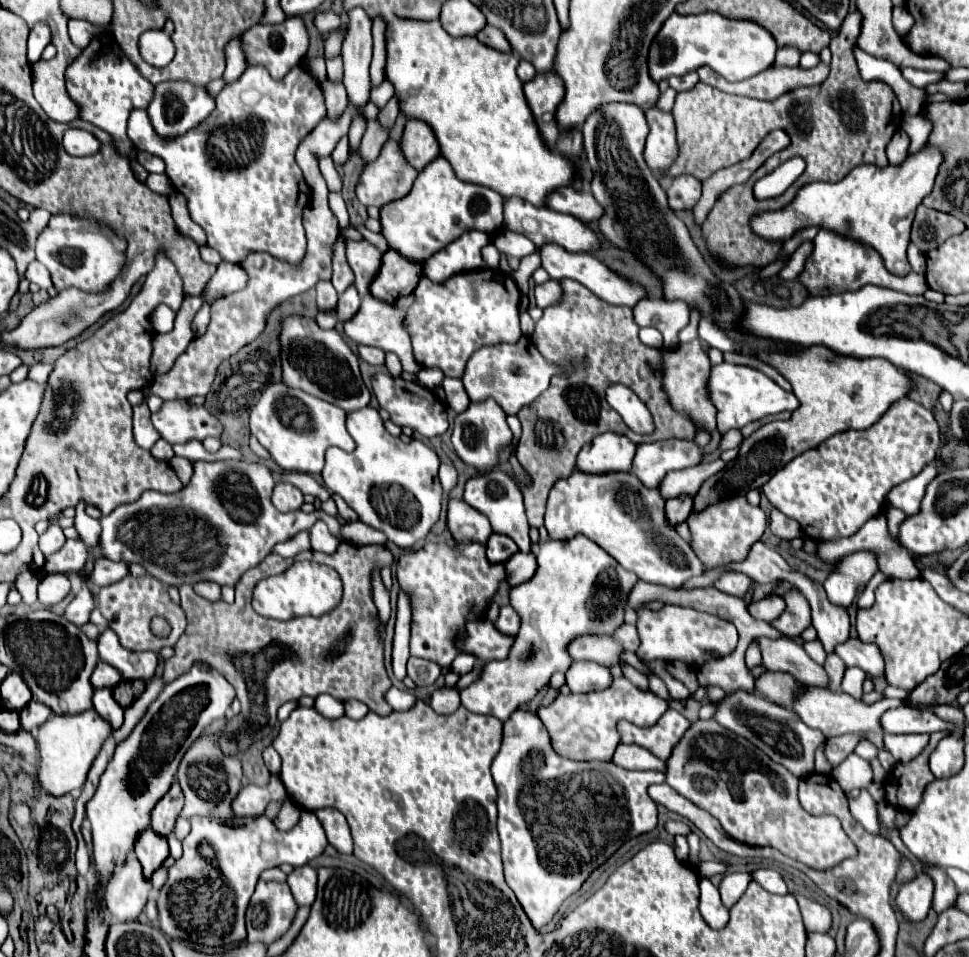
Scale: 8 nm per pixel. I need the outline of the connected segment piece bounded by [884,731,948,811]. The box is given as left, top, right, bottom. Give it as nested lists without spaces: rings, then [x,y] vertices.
[[[944,731],[932,733],[930,743],[916,759],[894,765],[884,786],[888,803],[906,811],[916,809],[916,805],[920,803],[920,797],[924,793],[924,785],[928,785],[928,781],[934,781],[932,771],[928,769],[928,753],[932,753],[936,741],[944,735],[948,735],[948,733],[944,733]]]

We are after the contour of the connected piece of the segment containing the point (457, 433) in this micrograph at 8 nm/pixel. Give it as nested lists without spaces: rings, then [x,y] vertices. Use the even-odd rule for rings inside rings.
[[[494,399],[470,403],[466,411],[458,413],[454,419],[454,431],[452,431],[452,445],[462,461],[472,465],[478,471],[492,471],[498,465],[498,451],[506,447],[512,441],[512,431],[506,423],[506,413],[500,409],[500,405]]]

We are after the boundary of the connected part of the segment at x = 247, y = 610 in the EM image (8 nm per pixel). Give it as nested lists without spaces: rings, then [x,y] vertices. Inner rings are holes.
[[[342,541],[334,553],[304,551],[296,559],[284,559],[270,553],[260,565],[248,569],[235,586],[232,605],[224,601],[208,601],[194,593],[192,585],[180,585],[182,607],[188,615],[188,627],[174,645],[174,657],[166,659],[164,681],[174,681],[180,673],[192,667],[192,661],[204,661],[218,671],[234,673],[258,673],[256,685],[234,685],[242,703],[242,711],[236,719],[234,731],[224,731],[220,737],[220,749],[224,755],[242,755],[254,741],[264,739],[276,725],[276,711],[290,699],[304,695],[318,697],[330,693],[340,701],[358,699],[378,715],[390,715],[392,707],[384,695],[392,687],[392,681],[384,669],[384,643],[378,635],[378,609],[370,595],[370,573],[374,567],[392,563],[392,553],[384,545],[356,547]],[[308,559],[334,567],[344,583],[344,597],[340,605],[324,617],[296,617],[288,621],[276,621],[260,617],[252,611],[250,595],[259,581],[286,571],[294,561]],[[234,657],[242,657],[240,669],[234,669]]]

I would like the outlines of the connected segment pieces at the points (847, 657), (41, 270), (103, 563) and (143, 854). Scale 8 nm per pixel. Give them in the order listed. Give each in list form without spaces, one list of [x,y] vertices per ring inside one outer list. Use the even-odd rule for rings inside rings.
[[[848,639],[840,645],[836,645],[834,653],[838,657],[842,657],[848,667],[860,667],[870,677],[878,677],[884,673],[882,653],[872,643],[868,645],[868,643],[862,643],[860,639]]]
[[[34,261],[34,263],[28,267],[26,279],[30,279],[32,283],[37,284],[41,289],[46,291],[53,287],[49,271],[38,261]]]
[[[96,559],[94,561],[94,569],[88,577],[88,583],[90,585],[96,585],[96,587],[104,587],[104,585],[110,585],[112,581],[120,581],[120,577],[126,577],[128,575],[128,565],[126,563],[114,563],[110,559]]]
[[[148,827],[138,835],[134,843],[134,851],[138,855],[138,861],[144,867],[144,875],[150,877],[150,873],[154,873],[162,865],[162,861],[168,857],[168,841],[164,835]]]

